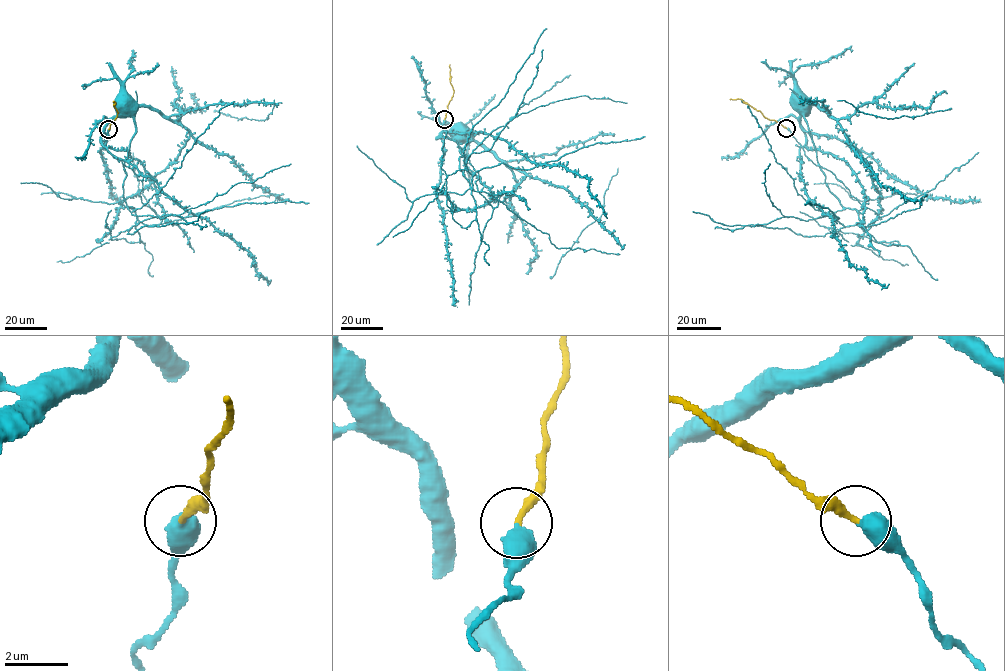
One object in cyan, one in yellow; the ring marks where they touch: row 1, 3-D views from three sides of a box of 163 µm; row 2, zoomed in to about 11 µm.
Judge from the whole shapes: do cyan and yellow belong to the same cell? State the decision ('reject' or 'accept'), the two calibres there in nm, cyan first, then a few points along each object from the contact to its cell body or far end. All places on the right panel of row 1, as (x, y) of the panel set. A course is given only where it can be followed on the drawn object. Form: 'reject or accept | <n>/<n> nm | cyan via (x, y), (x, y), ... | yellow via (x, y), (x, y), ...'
accept | 550/240 nm | cyan via (787, 128), (801, 145), (805, 144), (805, 129), (800, 123), (803, 99), (797, 95) | yellow via (787, 128), (741, 99), (729, 99)

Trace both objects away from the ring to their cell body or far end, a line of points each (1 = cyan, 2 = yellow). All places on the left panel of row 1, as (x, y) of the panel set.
1: (108, 130), (105, 146), (103, 130), (116, 114), (116, 101), (123, 97)
2: (108, 130), (118, 112), (114, 101)

